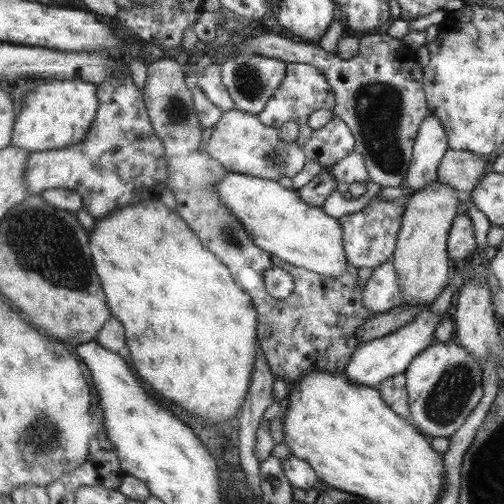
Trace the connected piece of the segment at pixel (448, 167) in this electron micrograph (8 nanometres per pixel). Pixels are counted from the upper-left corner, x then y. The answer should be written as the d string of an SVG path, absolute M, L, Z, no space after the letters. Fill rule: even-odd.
M450 149L439 166L438 180L471 193L487 173L485 157L471 151Z

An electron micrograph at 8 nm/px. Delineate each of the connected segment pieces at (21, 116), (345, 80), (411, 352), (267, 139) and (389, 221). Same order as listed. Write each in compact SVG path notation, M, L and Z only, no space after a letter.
M46 80L37 89L25 95L23 106L18 109L18 117L15 125L15 132L12 138L12 146L21 148L29 152L51 151L68 148L69 146L79 146L85 140L85 136L91 130L93 122L99 110L98 87L95 84L80 80Z
M377 31L371 36L360 40L360 52L355 59L343 59L337 54L327 52L321 46L293 42L274 33L250 39L246 46L251 54L277 58L283 62L308 64L319 68L318 72L325 76L333 88L337 106L334 114L339 114L353 131L357 140L356 152L365 158L369 176L372 182L384 186L401 186L410 172L414 162L414 147L416 146L419 129L423 126L425 117L430 114L430 107L424 87L424 67L417 62L417 54L403 41L388 36L384 31Z
M429 306L425 310L421 310L417 314L417 318L397 330L384 336L383 338L376 338L359 345L359 348L353 353L353 358L347 368L345 374L351 382L355 384L363 384L363 386L371 386L378 388L382 382L397 374L406 374L410 364L418 357L425 349L428 349L435 342L435 331L441 325L441 321L445 321L446 313L433 313Z
M235 108L223 113L204 149L212 158L219 160L227 171L278 181L283 176L295 178L305 168L309 159L298 143L285 142L281 138L281 128L267 126L261 122L259 115Z
M377 195L363 210L341 216L339 222L345 232L345 250L349 263L359 268L364 266L373 270L391 261L397 250L397 240L405 211L405 204L399 200L383 200Z

